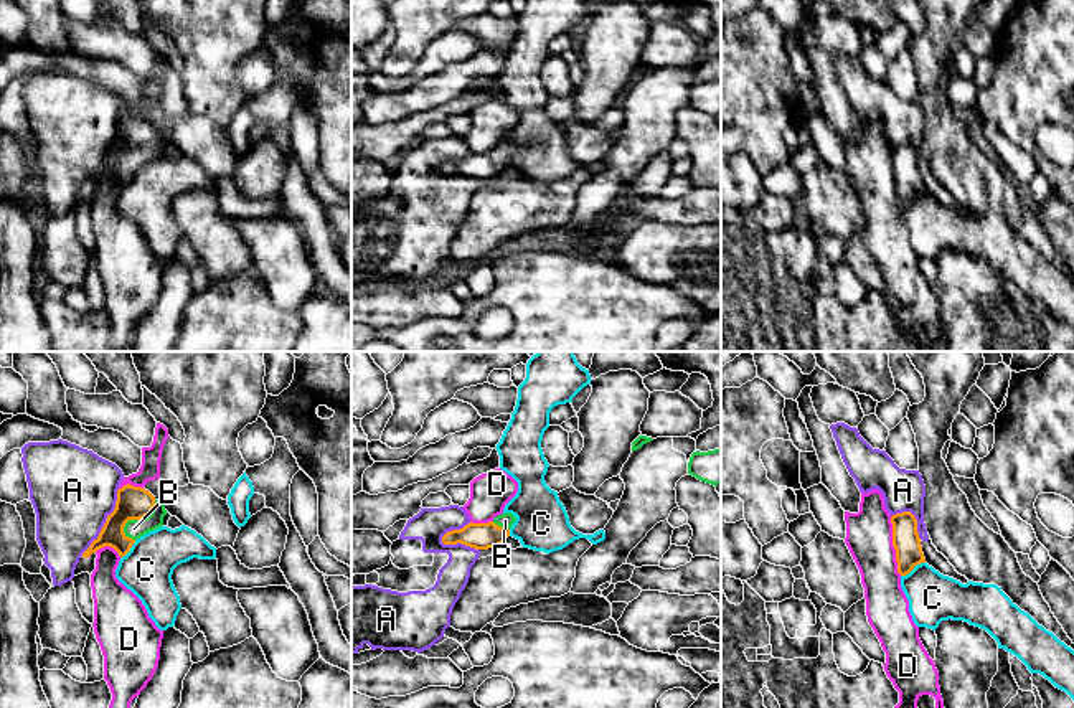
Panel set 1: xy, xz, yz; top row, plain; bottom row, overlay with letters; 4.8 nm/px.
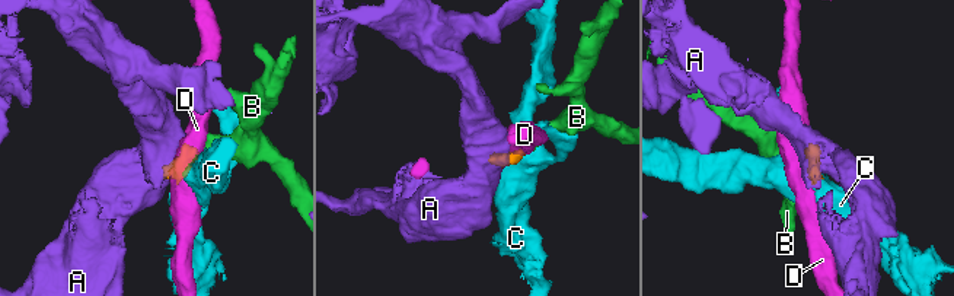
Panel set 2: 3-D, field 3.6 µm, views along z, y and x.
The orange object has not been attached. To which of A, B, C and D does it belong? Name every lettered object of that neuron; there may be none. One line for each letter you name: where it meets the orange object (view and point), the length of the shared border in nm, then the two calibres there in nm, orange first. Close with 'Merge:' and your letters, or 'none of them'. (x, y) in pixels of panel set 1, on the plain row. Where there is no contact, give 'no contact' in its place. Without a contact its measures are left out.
B: xy (137, 149) | 240 nm | 160/100 nm
Merge: B

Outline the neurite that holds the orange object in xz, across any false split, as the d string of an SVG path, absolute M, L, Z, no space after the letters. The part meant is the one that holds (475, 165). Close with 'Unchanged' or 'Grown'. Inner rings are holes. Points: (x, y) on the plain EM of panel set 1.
M502 144L488 153L469 153L460 160L447 162L442 167L444 175L462 173L475 180L488 180L502 175L510 167L510 158L516 147Z. Grown

